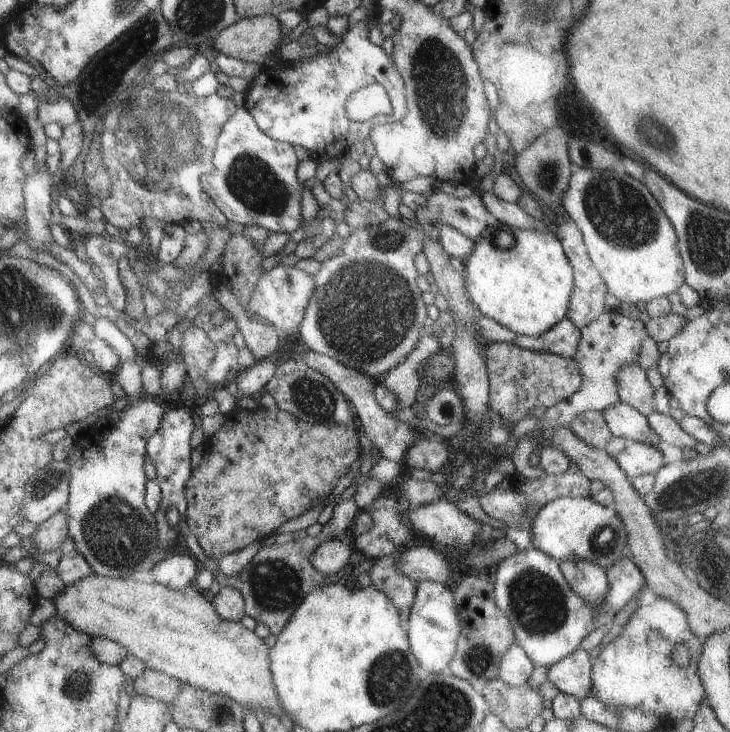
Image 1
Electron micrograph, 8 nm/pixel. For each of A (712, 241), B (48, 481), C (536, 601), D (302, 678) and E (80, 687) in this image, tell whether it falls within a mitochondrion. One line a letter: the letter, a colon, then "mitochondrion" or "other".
A: mitochondrion
B: mitochondrion
C: mitochondrion
D: other
E: mitochondrion

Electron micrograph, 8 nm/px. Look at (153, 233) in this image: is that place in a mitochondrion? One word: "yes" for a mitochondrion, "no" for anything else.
yes

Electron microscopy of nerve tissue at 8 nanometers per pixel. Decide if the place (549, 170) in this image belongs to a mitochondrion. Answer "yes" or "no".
yes

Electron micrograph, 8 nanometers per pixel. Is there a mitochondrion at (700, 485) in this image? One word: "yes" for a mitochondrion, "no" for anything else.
yes

